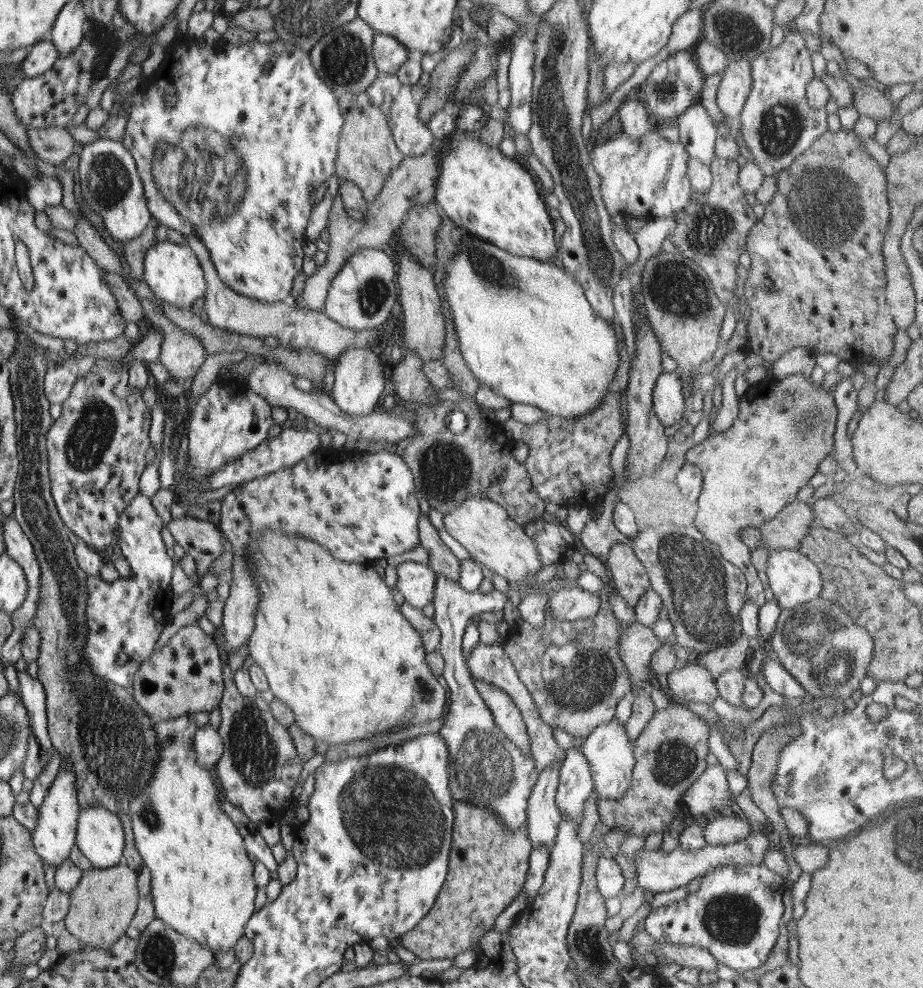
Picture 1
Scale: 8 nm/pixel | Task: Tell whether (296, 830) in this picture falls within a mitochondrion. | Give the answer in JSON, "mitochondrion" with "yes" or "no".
{"mitochondrion":"no"}

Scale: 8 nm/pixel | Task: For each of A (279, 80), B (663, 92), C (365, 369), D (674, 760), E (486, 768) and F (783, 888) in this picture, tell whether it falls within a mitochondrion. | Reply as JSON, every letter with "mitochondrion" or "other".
{"A":"other","B":"mitochondrion","C":"mitochondrion","D":"mitochondrion","E":"mitochondrion","F":"other"}

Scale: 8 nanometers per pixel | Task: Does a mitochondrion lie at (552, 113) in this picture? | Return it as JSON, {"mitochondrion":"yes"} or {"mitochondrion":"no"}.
{"mitochondrion":"yes"}

